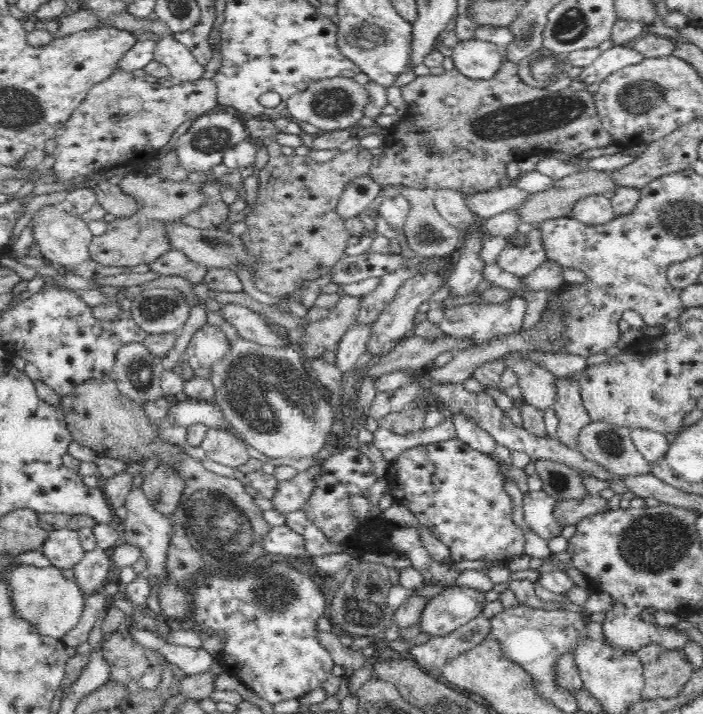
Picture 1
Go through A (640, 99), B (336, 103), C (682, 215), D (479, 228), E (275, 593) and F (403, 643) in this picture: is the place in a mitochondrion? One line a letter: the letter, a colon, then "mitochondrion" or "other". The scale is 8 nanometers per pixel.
A: mitochondrion
B: mitochondrion
C: mitochondrion
D: other
E: mitochondrion
F: other

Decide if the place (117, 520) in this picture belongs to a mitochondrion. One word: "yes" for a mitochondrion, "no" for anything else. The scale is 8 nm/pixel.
no

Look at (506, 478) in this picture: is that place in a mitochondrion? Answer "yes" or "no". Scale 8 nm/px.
no

